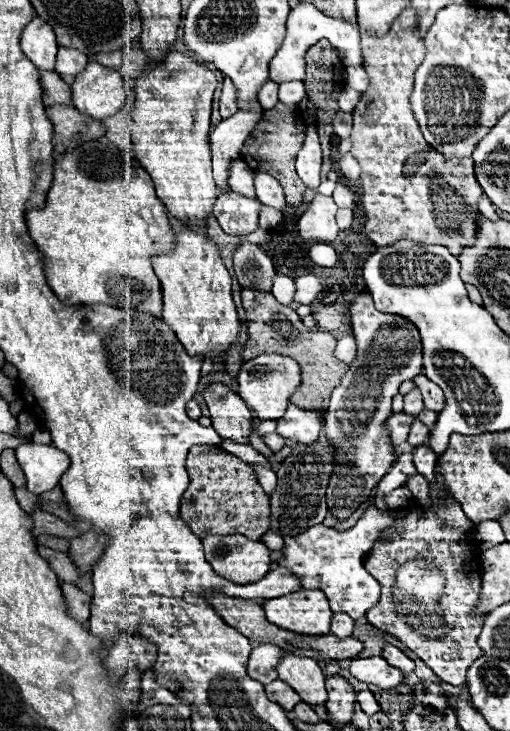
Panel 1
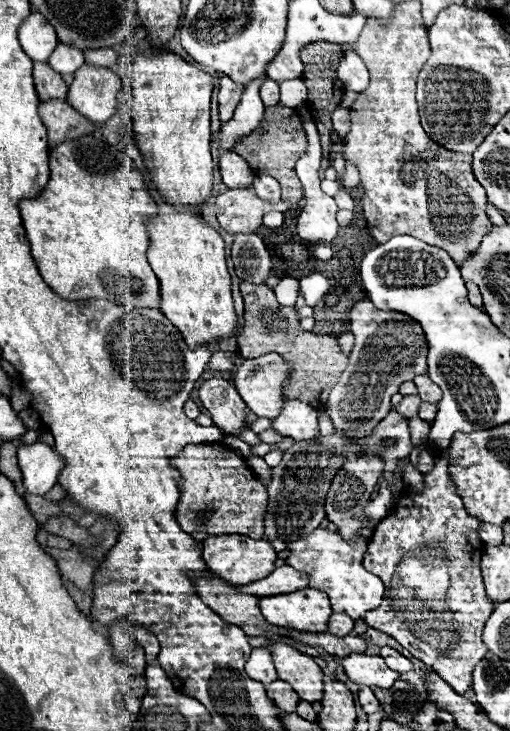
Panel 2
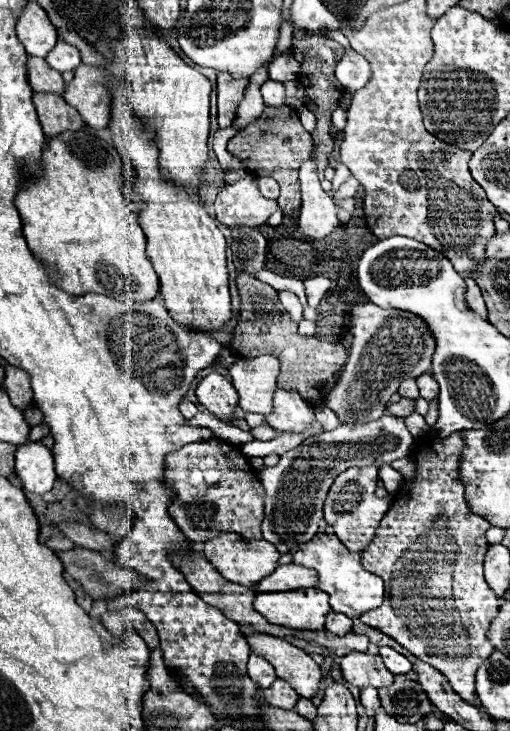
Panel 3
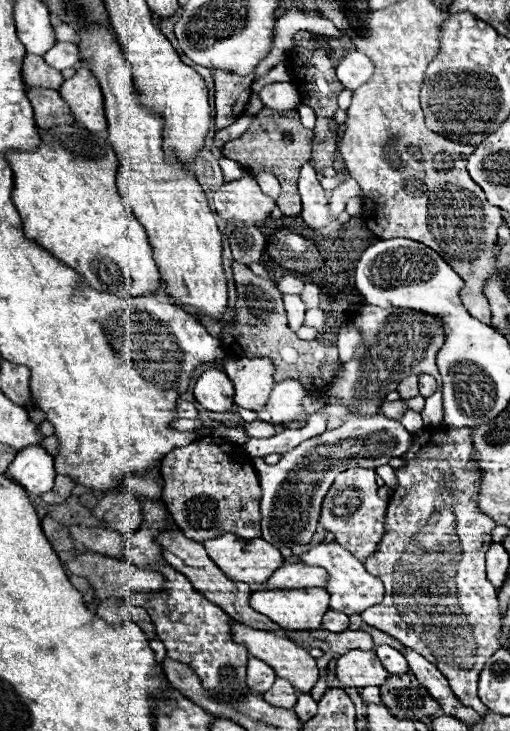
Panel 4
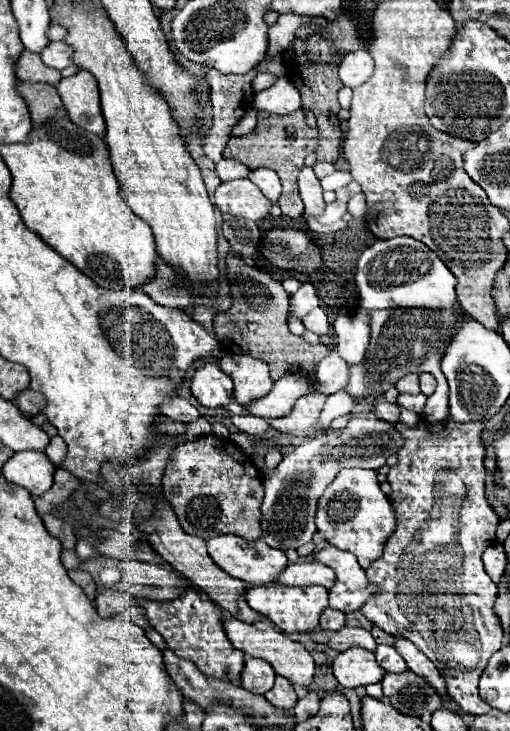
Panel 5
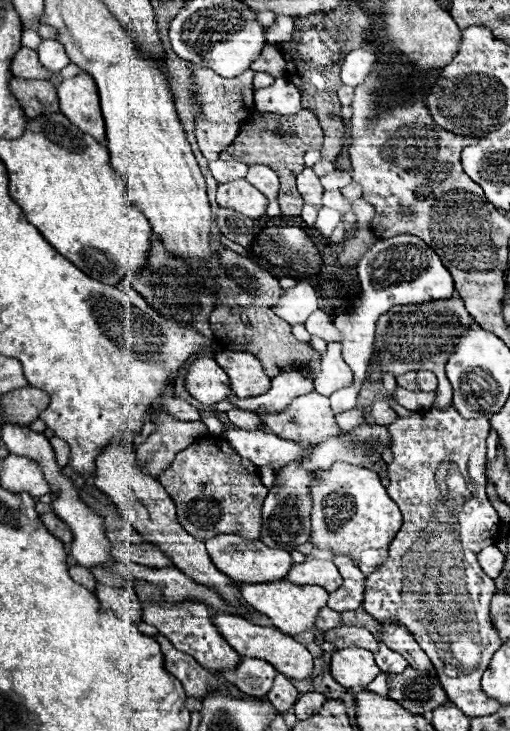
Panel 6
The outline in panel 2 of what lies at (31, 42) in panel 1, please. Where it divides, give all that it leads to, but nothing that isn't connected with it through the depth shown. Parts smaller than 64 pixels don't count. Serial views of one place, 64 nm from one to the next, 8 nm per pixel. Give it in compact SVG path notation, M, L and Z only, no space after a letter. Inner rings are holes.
M32 10L30 16L22 22L22 26L18 30L18 38L20 38L20 44L22 44L24 52L34 62L48 64L50 54L58 46L58 38L56 38L54 28L36 10Z

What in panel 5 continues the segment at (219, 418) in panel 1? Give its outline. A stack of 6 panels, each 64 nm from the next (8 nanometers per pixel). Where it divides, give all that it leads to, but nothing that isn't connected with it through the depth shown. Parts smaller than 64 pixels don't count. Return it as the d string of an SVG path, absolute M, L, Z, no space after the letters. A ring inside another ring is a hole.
M204 364L194 372L190 390L206 408L224 408L232 402L232 380L214 364Z

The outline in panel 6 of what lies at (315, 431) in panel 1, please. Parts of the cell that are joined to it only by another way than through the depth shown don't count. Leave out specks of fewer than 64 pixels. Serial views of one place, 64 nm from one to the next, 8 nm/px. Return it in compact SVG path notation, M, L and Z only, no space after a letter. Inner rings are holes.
M292 370L272 378L272 386L266 394L244 400L232 396L230 402L236 404L240 410L248 410L248 412L282 412L282 408L288 408L290 400L304 396L310 390L314 390L314 382L306 380L300 372Z

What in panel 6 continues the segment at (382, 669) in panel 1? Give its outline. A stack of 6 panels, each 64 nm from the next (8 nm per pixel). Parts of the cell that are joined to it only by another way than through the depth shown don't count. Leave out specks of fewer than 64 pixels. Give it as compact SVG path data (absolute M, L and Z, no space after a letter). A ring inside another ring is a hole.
M356 646L336 650L330 662L330 672L334 680L344 688L368 686L378 674L382 674L374 662L374 654Z

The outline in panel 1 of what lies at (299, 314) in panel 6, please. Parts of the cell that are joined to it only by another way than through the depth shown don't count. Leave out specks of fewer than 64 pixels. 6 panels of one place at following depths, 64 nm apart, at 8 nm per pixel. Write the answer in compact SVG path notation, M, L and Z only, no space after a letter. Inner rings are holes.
M314 274L298 276L298 278L294 278L294 284L296 284L294 302L298 302L298 304L312 304L316 294L322 290L322 284Z

